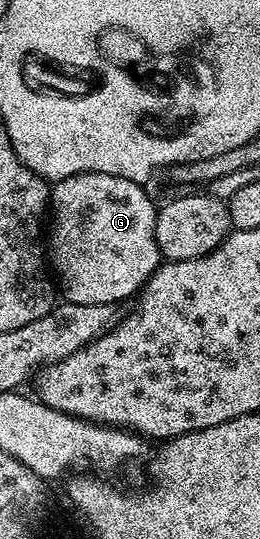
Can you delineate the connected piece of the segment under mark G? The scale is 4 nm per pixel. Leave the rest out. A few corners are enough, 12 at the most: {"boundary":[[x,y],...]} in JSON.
{"boundary":[[104,172],[50,189],[69,304],[119,304],[161,264],[157,204]]}

